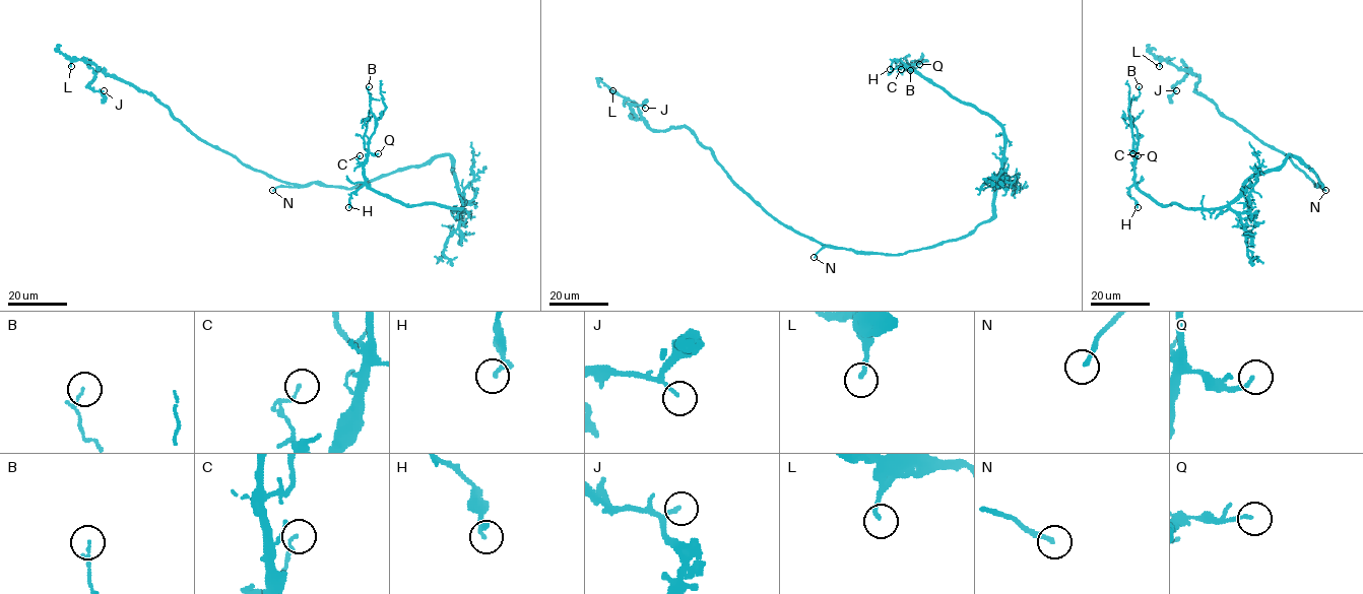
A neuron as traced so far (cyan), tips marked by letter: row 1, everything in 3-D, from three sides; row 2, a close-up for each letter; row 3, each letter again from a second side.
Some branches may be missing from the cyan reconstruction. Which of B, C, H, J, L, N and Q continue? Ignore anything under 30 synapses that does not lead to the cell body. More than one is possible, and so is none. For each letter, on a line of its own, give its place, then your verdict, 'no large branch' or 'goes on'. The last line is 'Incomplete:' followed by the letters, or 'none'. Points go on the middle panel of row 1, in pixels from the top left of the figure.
B: place (910, 70); no large branch
C: place (901, 69); no large branch
H: place (890, 69); no large branch
J: place (645, 108); no large branch
L: place (612, 90); no large branch
N: place (814, 257); goes on
Q: place (919, 64); no large branch
Incomplete: N

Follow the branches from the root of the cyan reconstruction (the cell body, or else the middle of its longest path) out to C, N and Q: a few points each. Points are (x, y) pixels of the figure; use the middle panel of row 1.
C: (918, 250), (964, 238), (992, 217), (1003, 133), (987, 115), (953, 98), (907, 66), (901, 65), (901, 69)
N: (918, 250), (900, 254), (863, 254), (825, 246), (814, 257)
Q: (918, 250), (964, 238), (992, 217), (994, 185), (1004, 148), (1003, 129), (993, 120), (905, 66), (919, 64)

